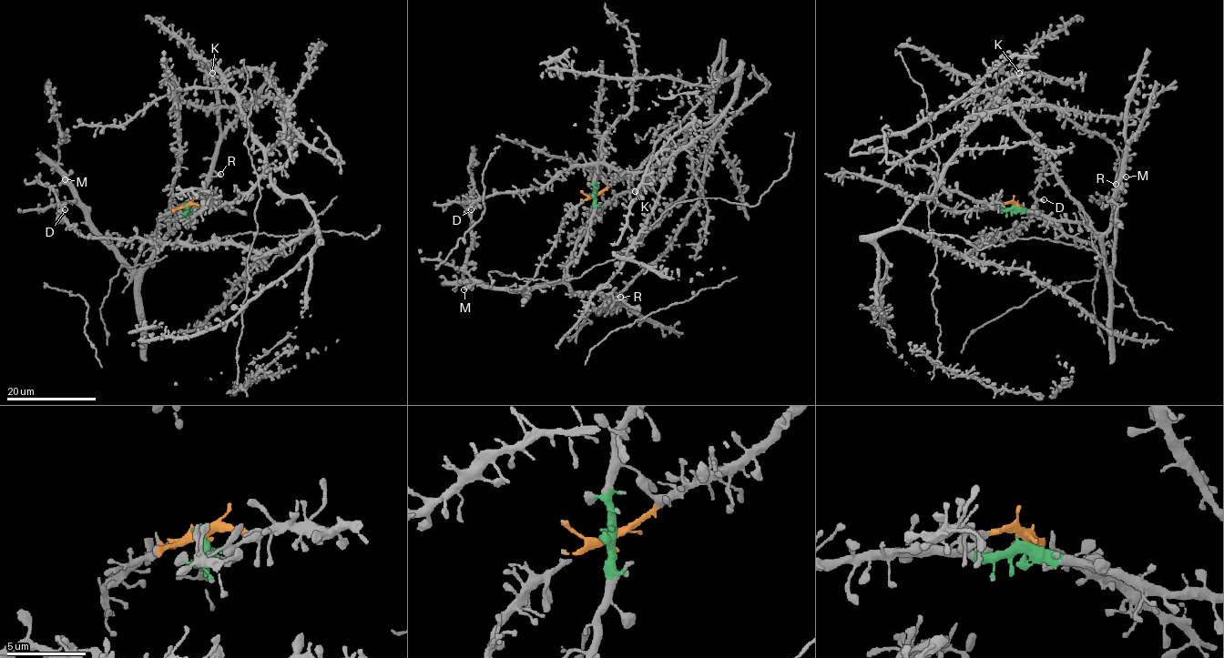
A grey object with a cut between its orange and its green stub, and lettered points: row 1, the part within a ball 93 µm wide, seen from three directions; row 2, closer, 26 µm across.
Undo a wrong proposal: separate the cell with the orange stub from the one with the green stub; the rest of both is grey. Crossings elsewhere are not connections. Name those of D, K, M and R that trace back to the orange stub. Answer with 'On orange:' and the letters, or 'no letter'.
On orange: D, K

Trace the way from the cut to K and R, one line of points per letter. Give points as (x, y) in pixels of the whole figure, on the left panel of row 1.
K: (186, 205), (230, 204), (243, 195), (261, 172), (264, 153), (247, 125), (239, 99), (210, 66), (212, 73)
R: (186, 205), (188, 211), (185, 217), (175, 217), (169, 224), (171, 228), (178, 209), (210, 177), (221, 174)

